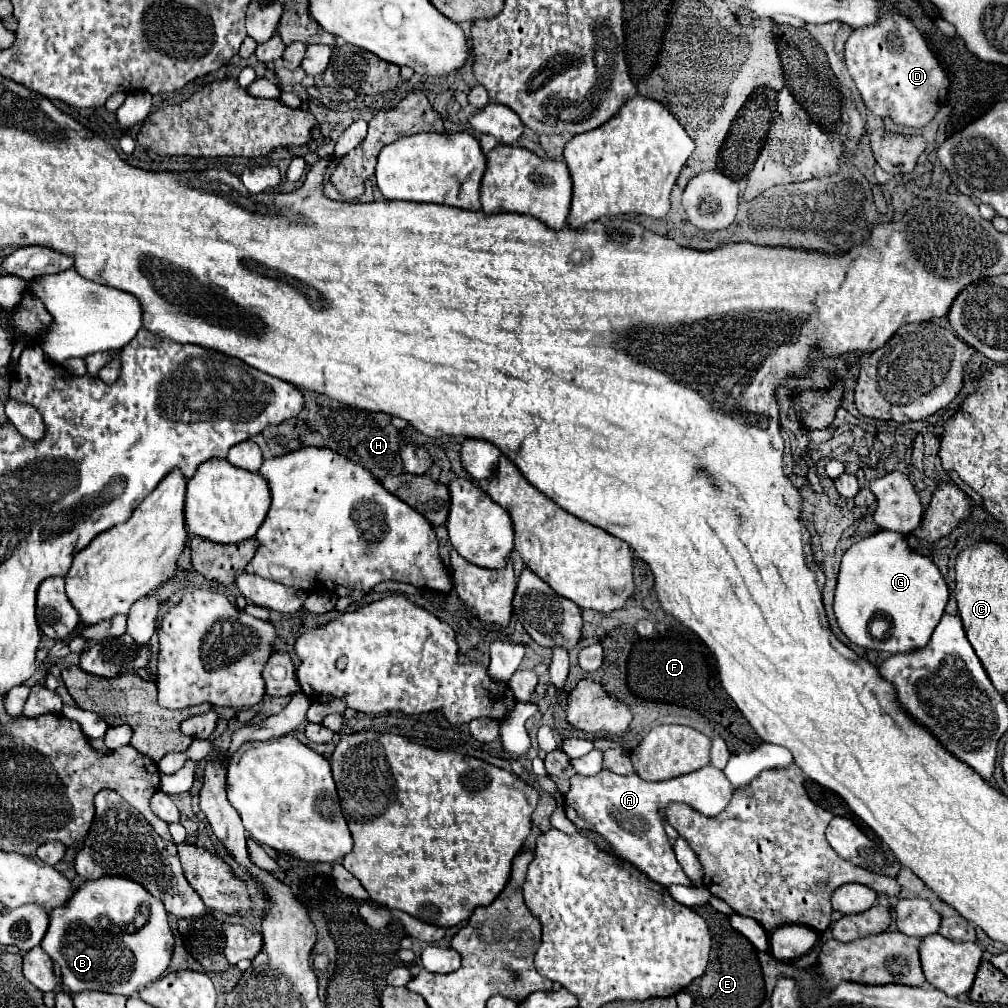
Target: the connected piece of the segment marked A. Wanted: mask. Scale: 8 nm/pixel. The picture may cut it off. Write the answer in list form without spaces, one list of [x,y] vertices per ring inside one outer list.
[[[711,765],[699,771],[675,777],[671,781],[657,781],[657,783],[643,781],[639,775],[615,775],[603,769],[591,777],[573,775],[571,789],[565,795],[563,807],[565,807],[567,819],[577,829],[603,837],[615,857],[619,855],[619,859],[631,863],[641,873],[645,873],[651,881],[663,887],[671,887],[671,885],[695,887],[695,883],[685,875],[683,867],[675,859],[675,853],[663,829],[659,807],[667,807],[667,803],[679,801],[711,817],[721,813],[727,807],[733,791],[735,787],[727,781],[723,771]]]

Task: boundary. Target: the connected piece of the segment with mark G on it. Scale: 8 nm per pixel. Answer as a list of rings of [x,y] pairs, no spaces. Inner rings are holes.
[[[879,531],[845,551],[833,609],[841,631],[855,645],[887,653],[905,653],[927,645],[933,629],[945,613],[947,601],[949,589],[937,565],[929,557],[913,553],[903,535]],[[875,617],[883,617],[891,625],[883,639],[875,639],[869,631],[869,623]]]

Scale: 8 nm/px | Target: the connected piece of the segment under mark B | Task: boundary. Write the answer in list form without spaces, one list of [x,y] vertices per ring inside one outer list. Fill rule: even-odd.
[[[107,877],[81,885],[71,897],[71,903],[67,903],[63,911],[55,911],[55,915],[51,915],[49,931],[41,947],[51,959],[55,959],[55,963],[59,963],[63,983],[71,993],[103,989],[105,993],[131,997],[137,993],[137,989],[155,983],[169,967],[173,953],[173,933],[167,923],[167,911],[159,899],[151,897],[151,893],[139,887],[139,883],[131,883],[131,879]]]

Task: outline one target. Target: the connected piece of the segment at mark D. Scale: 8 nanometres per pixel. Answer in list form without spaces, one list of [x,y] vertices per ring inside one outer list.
[[[885,11],[883,15],[879,15],[877,23],[855,29],[849,35],[849,39],[845,41],[843,57],[845,57],[847,69],[849,69],[849,73],[851,73],[853,81],[855,81],[861,97],[863,97],[863,103],[879,117],[889,115],[895,123],[919,129],[919,127],[923,127],[925,123],[929,123],[935,117],[937,109],[947,99],[949,79],[947,79],[945,71],[937,63],[935,55],[929,51],[929,47],[927,47],[923,35],[919,33],[919,29],[907,17],[903,17],[899,13]]]

